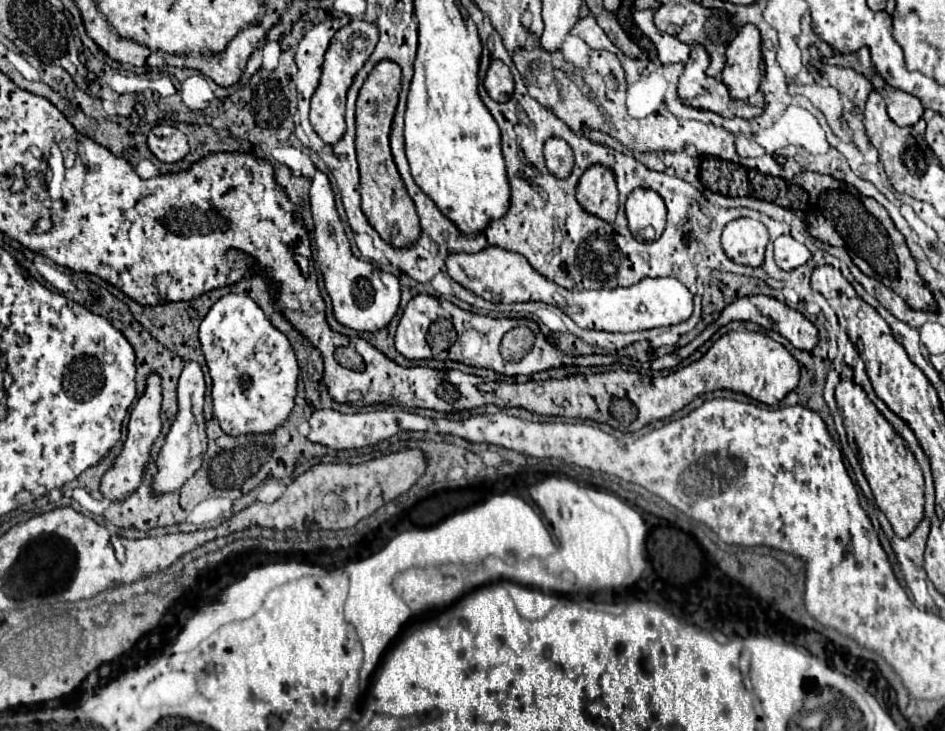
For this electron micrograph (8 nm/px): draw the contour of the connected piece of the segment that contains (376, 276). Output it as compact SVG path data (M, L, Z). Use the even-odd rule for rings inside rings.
M316 171L310 185L310 209L314 217L314 237L318 247L318 259L320 259L320 271L324 277L324 285L328 289L328 295L332 299L334 317L354 329L354 331L378 331L384 329L390 319L396 315L400 305L400 285L398 277L374 267L368 261L362 261L354 257L350 249L350 241L344 233L342 221L338 217L338 211L334 207L334 193L330 187L330 181L326 173Z

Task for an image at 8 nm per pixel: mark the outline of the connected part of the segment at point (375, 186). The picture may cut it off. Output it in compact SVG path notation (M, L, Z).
M380 61L366 77L356 101L356 155L360 165L362 211L368 217L370 225L380 233L380 237L394 247L412 245L420 237L420 221L414 209L414 201L410 199L400 179L388 145L390 125L400 93L400 77L402 69L398 63Z

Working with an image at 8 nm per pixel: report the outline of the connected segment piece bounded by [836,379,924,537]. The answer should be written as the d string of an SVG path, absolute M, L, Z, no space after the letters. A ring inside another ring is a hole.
M850 379L840 381L836 387L836 401L844 417L846 433L858 447L858 461L870 483L876 505L892 523L894 533L898 537L908 537L924 517L924 477L914 453L906 447L906 441L894 431L894 427L890 427L858 383Z

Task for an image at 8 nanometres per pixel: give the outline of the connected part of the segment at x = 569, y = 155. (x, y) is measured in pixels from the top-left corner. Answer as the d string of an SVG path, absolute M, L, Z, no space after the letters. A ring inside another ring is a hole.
M550 137L544 143L544 157L550 173L556 177L568 177L574 167L574 153L570 145L560 137Z

